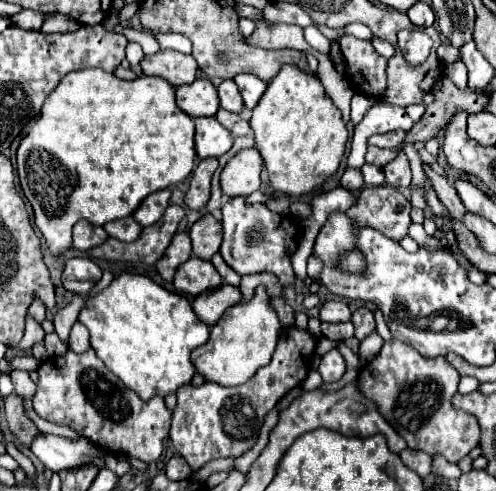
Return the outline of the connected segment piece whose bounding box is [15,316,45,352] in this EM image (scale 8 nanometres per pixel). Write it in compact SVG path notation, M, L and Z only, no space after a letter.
M27 316L27 324L25 324L25 336L23 336L23 340L19 342L19 346L15 348L17 352L25 352L25 350L31 350L37 342L43 342L43 336L45 336L45 332L43 332L43 328L33 320L33 318L29 318Z

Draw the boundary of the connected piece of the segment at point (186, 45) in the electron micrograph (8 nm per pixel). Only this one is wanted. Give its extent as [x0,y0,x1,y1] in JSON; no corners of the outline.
[157,34,191,54]

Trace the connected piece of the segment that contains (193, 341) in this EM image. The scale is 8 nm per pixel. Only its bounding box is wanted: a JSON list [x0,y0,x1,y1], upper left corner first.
[79,272,209,400]

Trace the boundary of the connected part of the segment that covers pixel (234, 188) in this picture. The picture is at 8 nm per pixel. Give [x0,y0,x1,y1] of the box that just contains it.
[221,148,263,196]

